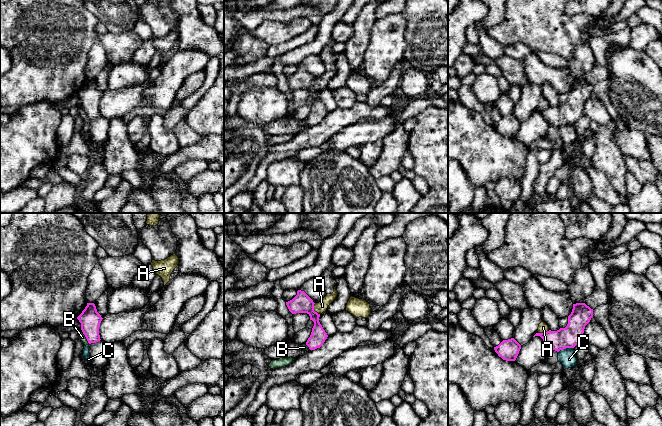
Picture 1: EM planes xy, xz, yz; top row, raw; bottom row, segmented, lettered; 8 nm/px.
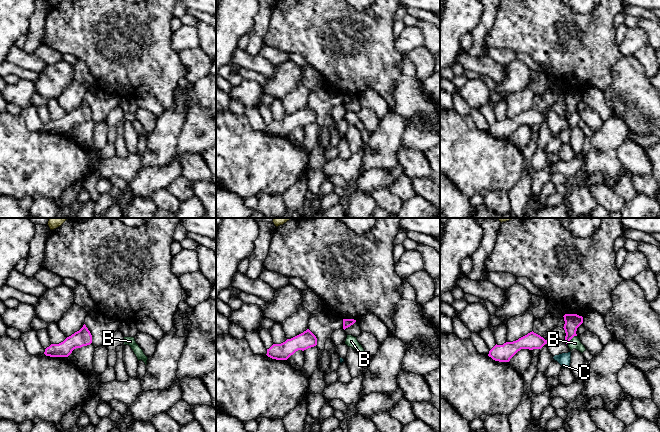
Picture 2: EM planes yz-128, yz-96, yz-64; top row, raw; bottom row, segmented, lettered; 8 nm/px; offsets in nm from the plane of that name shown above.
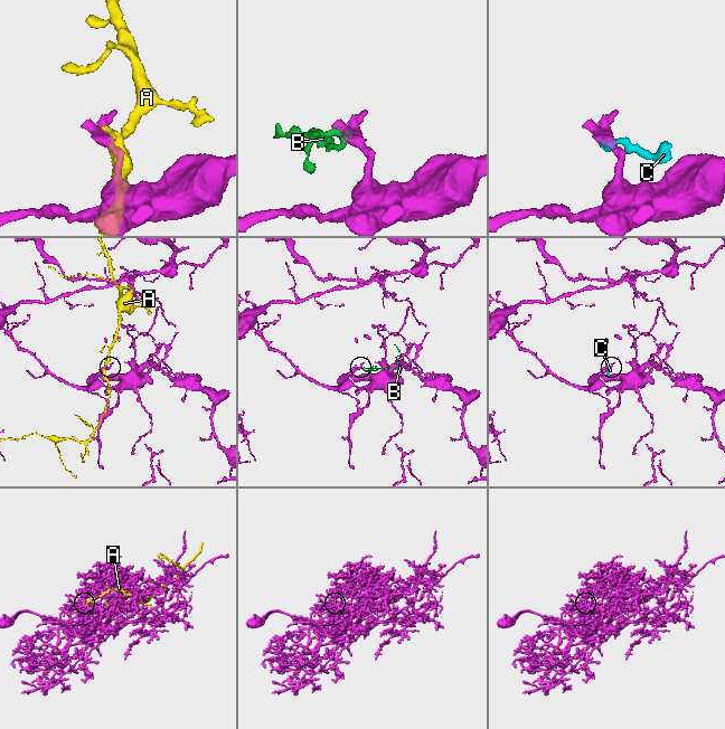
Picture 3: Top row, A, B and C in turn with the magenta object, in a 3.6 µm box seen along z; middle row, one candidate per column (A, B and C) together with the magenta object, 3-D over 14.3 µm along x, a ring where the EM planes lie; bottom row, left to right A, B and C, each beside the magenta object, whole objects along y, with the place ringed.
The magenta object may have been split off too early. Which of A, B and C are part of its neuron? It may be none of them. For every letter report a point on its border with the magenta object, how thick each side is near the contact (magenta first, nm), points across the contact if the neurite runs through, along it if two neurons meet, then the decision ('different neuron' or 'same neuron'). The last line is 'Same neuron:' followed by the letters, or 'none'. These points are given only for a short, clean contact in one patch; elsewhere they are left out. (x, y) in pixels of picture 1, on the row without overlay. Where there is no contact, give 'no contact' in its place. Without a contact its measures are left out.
A: contact xz (313, 85); calibres 160 and 90 nm; different neuron
B: contact xy (85, 112); calibres 170 and 50 nm; border xy (82, 107), (89, 119); different neuron
C: contact yz (565, 124); calibres 170 and 140 nm; border yz (573, 123), (567, 123), (558, 128); different neuron
Same neuron: none

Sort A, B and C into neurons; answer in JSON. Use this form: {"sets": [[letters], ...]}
{"sets": [["A"], ["B", "C"]]}

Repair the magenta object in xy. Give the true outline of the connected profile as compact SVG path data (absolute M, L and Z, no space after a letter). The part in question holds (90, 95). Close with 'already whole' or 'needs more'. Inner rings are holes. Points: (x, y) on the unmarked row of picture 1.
M87 79L82 89L77 93L81 99L81 106L89 120L100 117L99 103L102 97L94 79Z | already whole

